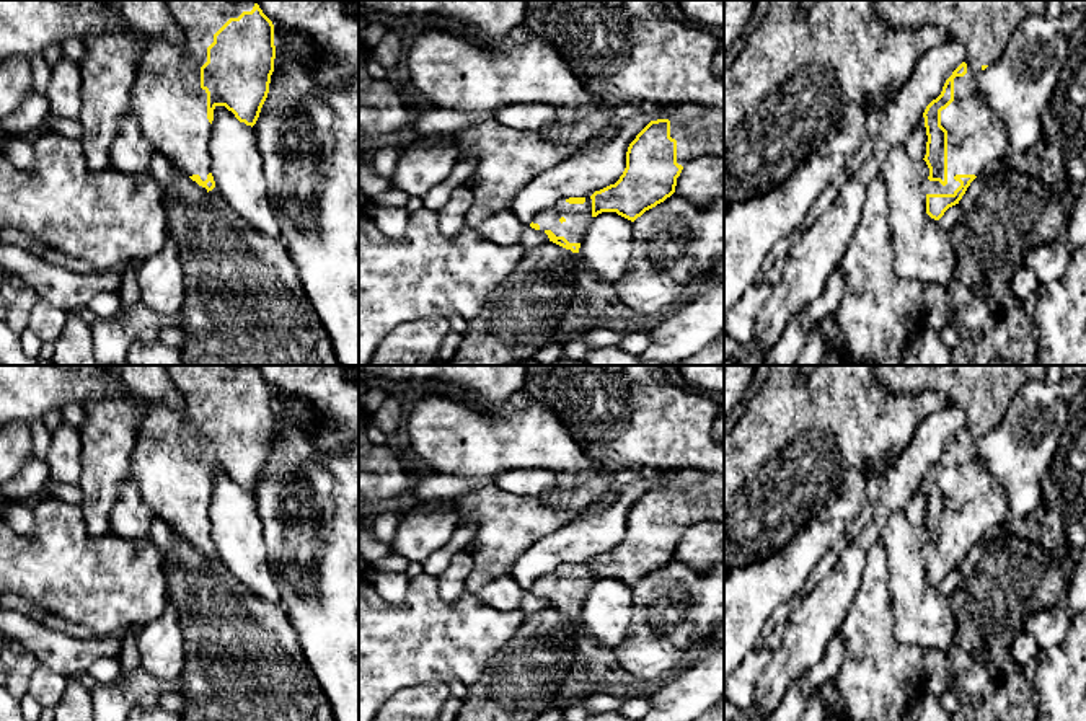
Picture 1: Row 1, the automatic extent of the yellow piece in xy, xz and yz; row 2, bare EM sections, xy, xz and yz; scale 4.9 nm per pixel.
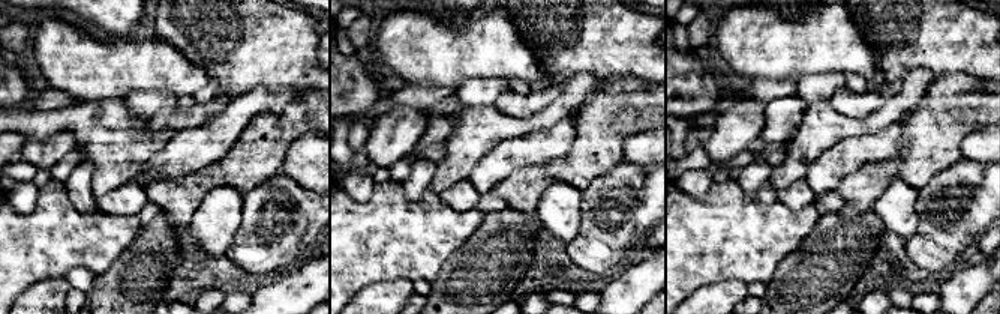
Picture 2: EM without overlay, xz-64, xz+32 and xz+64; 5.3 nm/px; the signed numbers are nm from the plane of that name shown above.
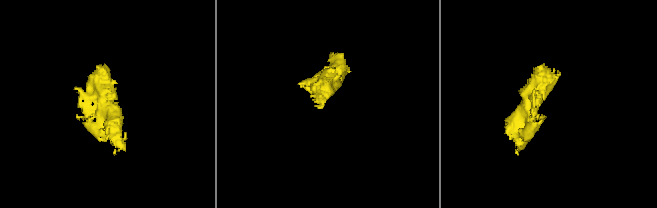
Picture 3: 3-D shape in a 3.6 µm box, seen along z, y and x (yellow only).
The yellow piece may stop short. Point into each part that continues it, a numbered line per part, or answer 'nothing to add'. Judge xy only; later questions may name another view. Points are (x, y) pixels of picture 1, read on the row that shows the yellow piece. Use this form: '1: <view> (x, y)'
1: xy (172, 108)

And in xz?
1: xz (698, 131)

